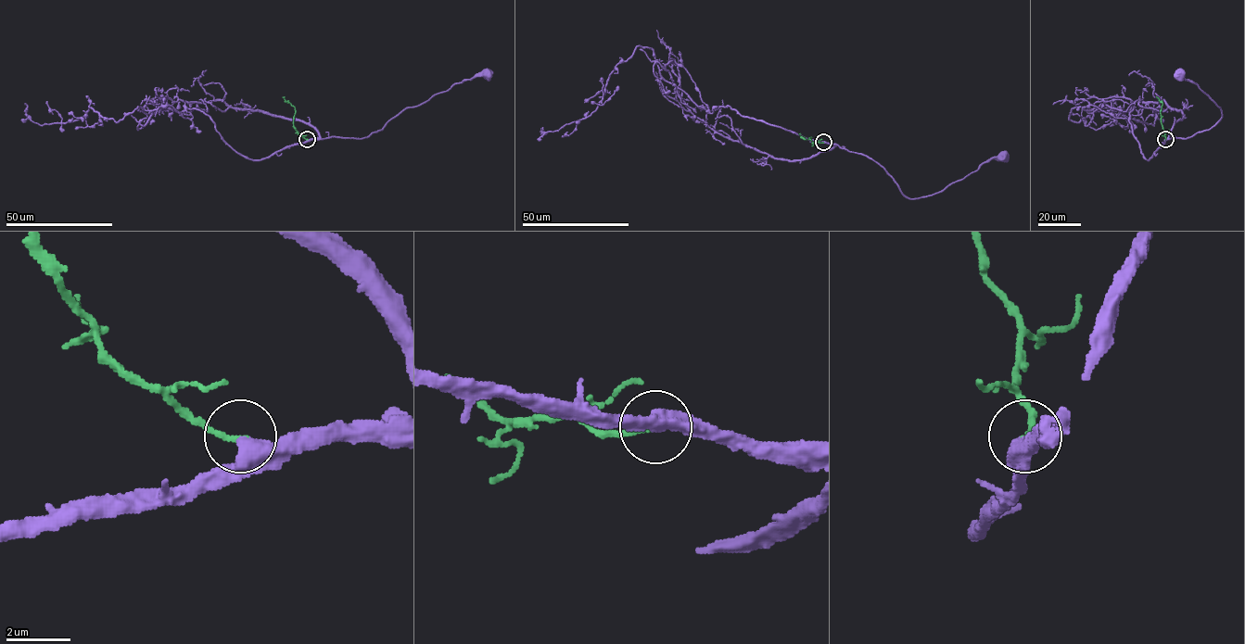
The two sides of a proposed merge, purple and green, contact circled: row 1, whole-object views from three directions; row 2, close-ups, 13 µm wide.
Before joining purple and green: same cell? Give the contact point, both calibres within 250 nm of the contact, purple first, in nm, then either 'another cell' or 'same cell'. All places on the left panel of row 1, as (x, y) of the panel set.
place (307, 139); calibres 440 and 190 nm; same cell

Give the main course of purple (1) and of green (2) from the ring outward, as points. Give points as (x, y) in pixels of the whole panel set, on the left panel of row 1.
1: (307, 139), (366, 137), (405, 108), (425, 103), (454, 84), (477, 76), (489, 77), (488, 74)
2: (307, 139), (293, 126), (295, 107), (283, 96)

